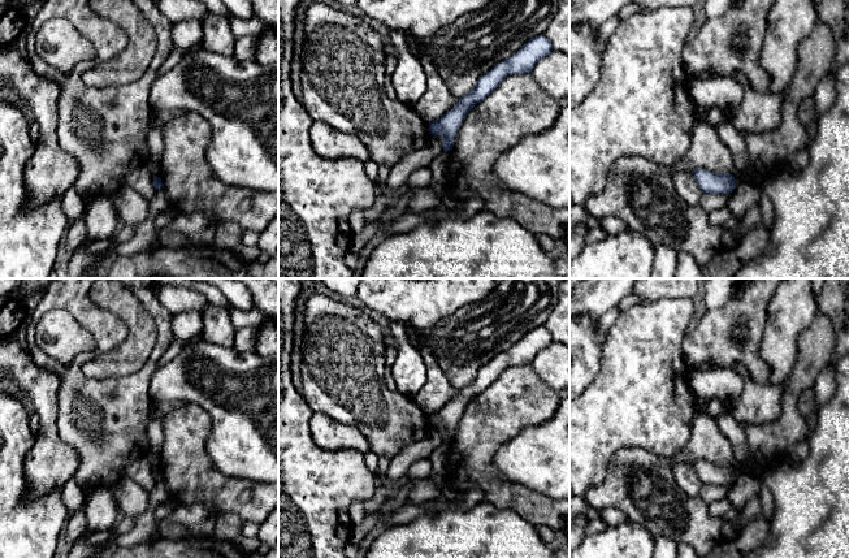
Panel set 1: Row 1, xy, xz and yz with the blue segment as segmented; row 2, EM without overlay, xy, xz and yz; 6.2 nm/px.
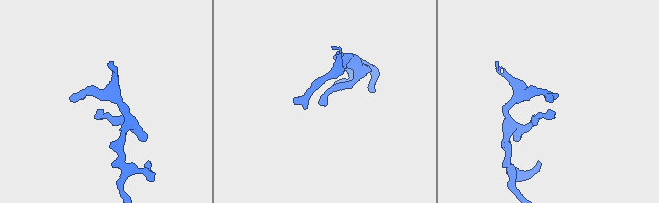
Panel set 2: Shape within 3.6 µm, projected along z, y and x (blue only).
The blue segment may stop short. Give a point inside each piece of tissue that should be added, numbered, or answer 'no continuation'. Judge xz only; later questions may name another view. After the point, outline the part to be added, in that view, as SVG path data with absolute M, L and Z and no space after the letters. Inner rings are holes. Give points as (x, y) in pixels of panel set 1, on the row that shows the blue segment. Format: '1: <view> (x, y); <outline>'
no continuation

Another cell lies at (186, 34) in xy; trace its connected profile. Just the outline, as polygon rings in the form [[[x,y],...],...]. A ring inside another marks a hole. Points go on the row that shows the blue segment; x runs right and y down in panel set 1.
[[[195,18],[181,20],[172,26],[174,47],[185,51],[198,47],[203,40],[202,21]]]

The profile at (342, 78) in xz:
[[[312,4],[304,13],[304,46],[302,51],[302,104],[312,121],[322,121],[332,127],[355,135],[363,142],[371,159],[378,166],[394,166],[406,155],[424,148],[433,135],[429,122],[406,103],[390,99],[384,92],[385,43],[382,36],[360,17],[335,10],[326,4]]]

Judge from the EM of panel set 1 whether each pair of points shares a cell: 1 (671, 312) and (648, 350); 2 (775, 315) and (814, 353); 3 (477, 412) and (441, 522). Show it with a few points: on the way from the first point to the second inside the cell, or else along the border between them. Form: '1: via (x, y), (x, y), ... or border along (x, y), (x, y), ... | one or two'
1: via (665, 321), (648, 341) | one
2: border along (815, 312), (797, 338), (793, 367) | two
3: border along (446, 480), (462, 494) | two

